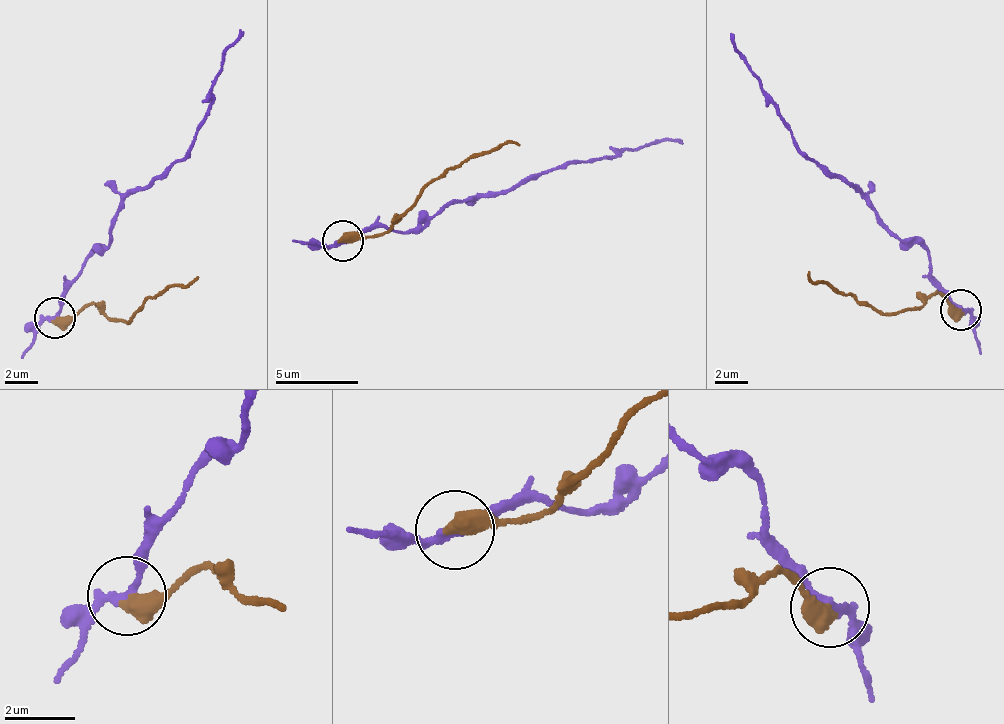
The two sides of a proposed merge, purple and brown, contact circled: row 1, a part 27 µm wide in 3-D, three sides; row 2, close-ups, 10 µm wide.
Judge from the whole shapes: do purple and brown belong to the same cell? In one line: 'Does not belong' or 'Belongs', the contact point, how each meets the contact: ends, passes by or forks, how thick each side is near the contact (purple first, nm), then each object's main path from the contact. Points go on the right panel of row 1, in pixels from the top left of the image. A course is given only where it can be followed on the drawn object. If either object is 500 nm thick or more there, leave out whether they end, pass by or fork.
Does not belong. Place: (961, 310). Thickness 200 nm (purple) against 500 nm. Course of purple: (961, 310), (932, 279), (929, 255), (906, 241), (866, 197), (808, 158), (731, 31). Course of brown: (961, 310), (933, 292), (922, 304), (897, 312), (875, 310), (837, 288), (814, 280), (809, 269)

